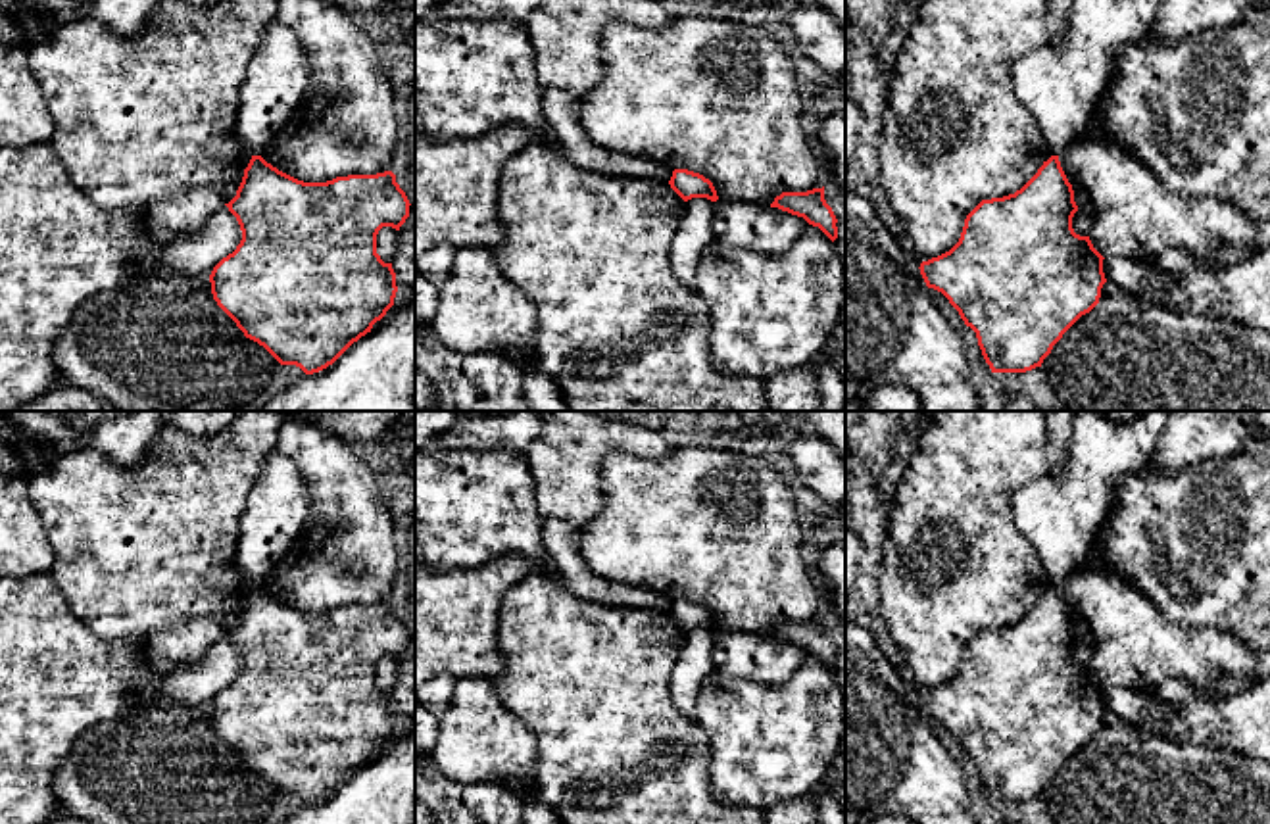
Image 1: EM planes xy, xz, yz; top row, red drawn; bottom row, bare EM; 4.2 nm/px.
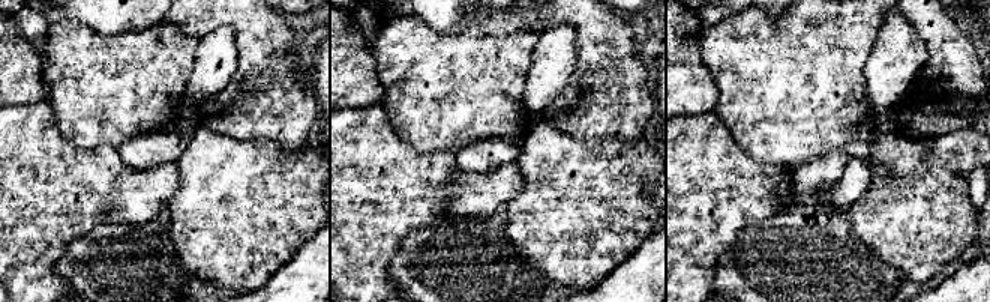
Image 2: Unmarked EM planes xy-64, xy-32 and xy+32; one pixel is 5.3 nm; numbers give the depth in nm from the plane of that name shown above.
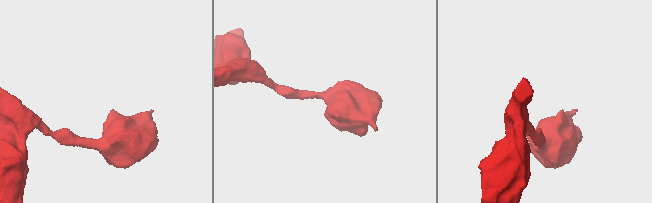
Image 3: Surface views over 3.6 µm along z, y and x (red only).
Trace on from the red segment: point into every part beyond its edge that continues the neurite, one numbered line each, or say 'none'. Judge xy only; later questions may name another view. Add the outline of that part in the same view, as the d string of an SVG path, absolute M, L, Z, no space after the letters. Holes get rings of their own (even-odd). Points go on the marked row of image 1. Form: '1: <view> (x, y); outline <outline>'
none

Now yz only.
none

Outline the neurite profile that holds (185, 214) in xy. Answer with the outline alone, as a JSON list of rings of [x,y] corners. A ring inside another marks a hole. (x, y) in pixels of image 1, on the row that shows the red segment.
[[[196,188],[158,202],[148,209],[146,219],[154,240],[163,242],[175,234],[192,234],[200,230],[223,206],[225,200],[221,194],[208,188]]]

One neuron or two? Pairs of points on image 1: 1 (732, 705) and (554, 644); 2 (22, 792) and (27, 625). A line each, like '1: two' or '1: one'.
1: two
2: one

